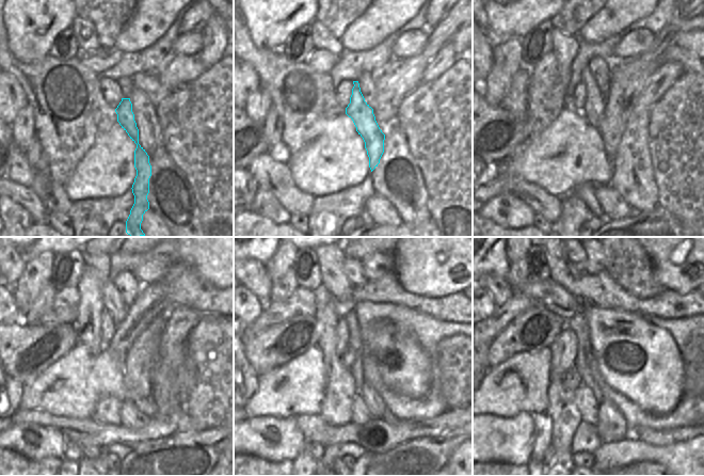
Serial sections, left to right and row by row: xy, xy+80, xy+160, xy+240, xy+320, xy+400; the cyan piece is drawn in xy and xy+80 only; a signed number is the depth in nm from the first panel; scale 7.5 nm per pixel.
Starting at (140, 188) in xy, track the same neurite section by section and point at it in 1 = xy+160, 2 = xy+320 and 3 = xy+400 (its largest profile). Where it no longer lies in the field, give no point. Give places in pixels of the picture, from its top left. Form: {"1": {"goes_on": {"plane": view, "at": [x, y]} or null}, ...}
{"1": {"goes_on": {"plane": "xy+160", "at": [595, 104]}}, "2": {"goes_on": {"plane": "xy+320", "at": [331, 258]}}, "3": {"goes_on": {"plane": "xy+400", "at": [556, 260]}}}

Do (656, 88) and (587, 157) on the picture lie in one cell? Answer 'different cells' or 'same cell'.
different cells

